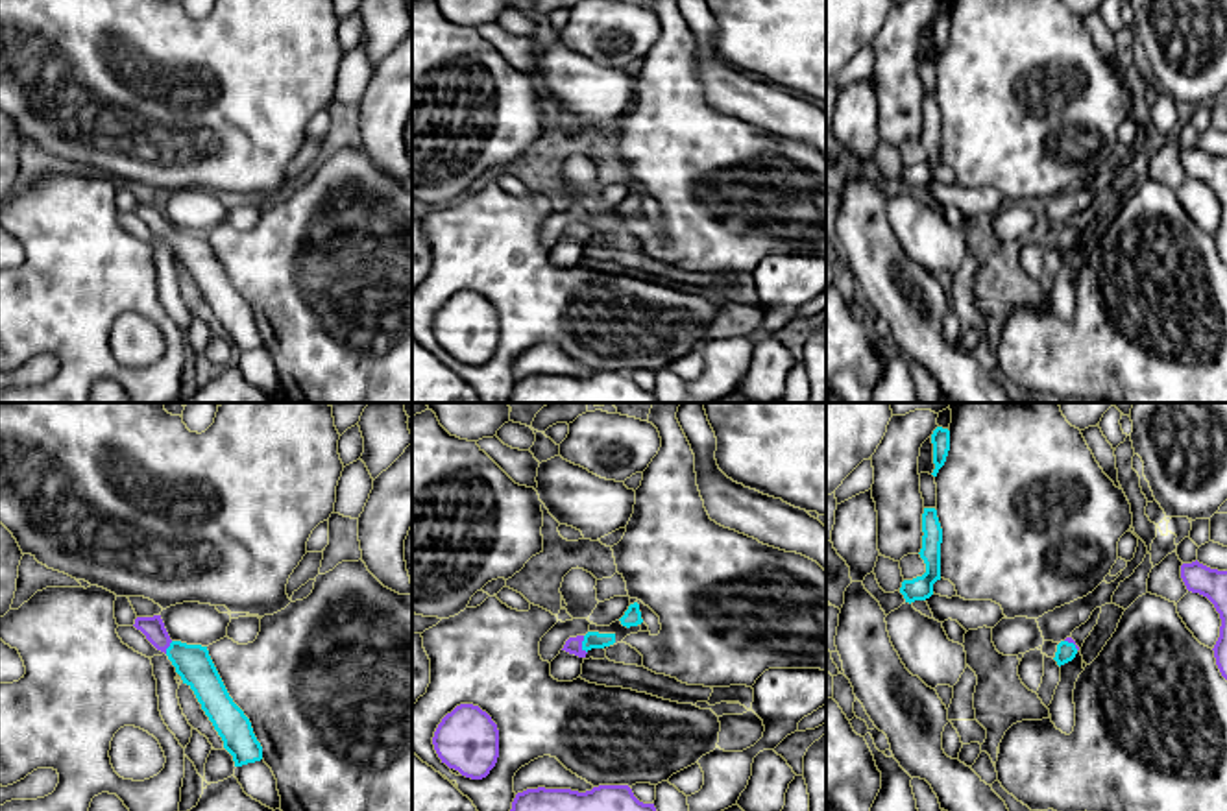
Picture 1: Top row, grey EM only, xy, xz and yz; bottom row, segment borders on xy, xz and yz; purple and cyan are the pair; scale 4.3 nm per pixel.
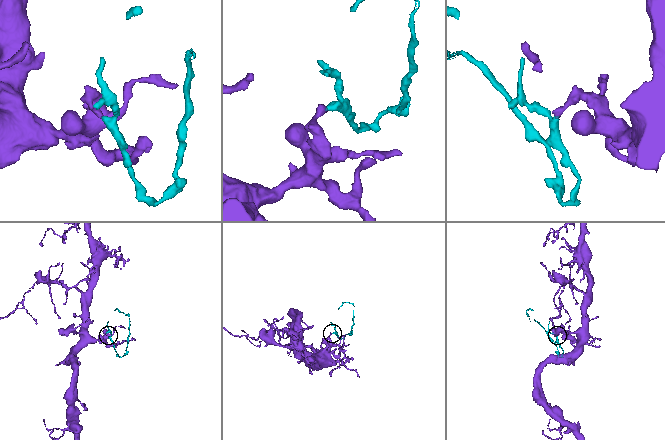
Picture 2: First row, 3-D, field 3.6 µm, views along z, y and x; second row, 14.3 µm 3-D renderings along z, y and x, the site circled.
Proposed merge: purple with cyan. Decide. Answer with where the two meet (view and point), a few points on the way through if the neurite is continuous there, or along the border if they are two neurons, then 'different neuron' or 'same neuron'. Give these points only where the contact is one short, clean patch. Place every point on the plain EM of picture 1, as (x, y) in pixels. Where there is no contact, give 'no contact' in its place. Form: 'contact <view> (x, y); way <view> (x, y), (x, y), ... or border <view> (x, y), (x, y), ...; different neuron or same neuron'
contact xz (581, 231); way xz (573, 231), (581, 231), (592, 226); same neuron

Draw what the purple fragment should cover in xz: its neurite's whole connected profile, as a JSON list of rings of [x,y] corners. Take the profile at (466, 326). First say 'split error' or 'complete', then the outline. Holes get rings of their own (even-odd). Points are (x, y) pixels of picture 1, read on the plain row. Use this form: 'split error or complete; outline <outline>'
complete; outline [[[460,290],[438,310],[432,323],[442,349],[471,366],[482,366],[499,344],[499,316],[492,303],[473,290]]]

